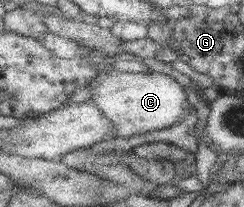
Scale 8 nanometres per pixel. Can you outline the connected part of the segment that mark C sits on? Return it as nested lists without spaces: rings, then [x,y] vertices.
[[[121,68],[111,73],[101,73],[88,85],[92,89],[90,102],[102,111],[102,114],[114,125],[115,137],[149,136],[159,129],[170,127],[181,121],[187,113],[187,94],[173,77],[154,72],[143,71],[128,73]]]

